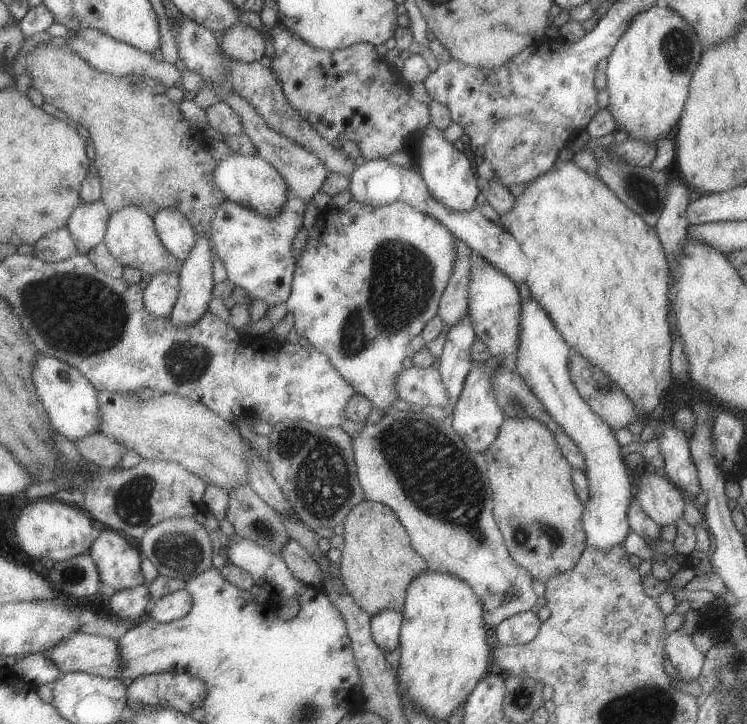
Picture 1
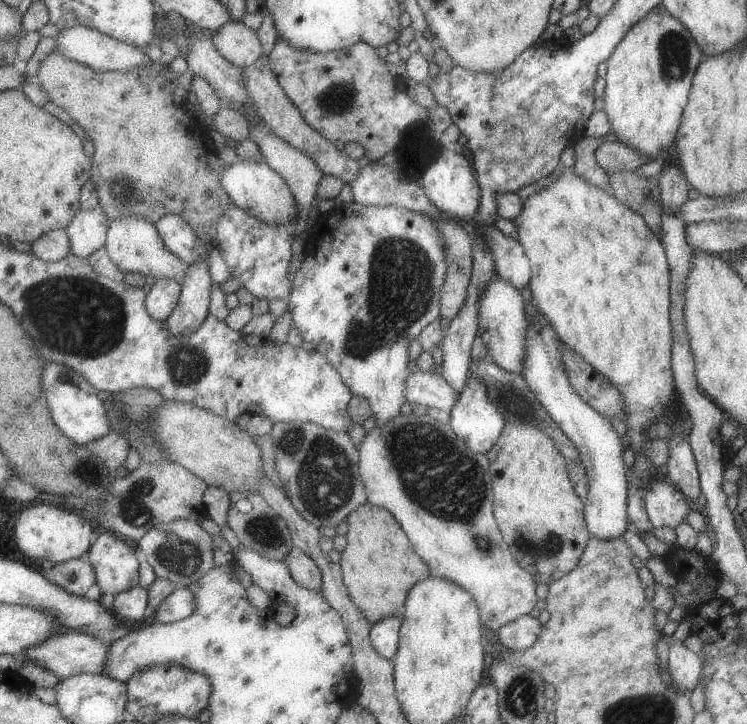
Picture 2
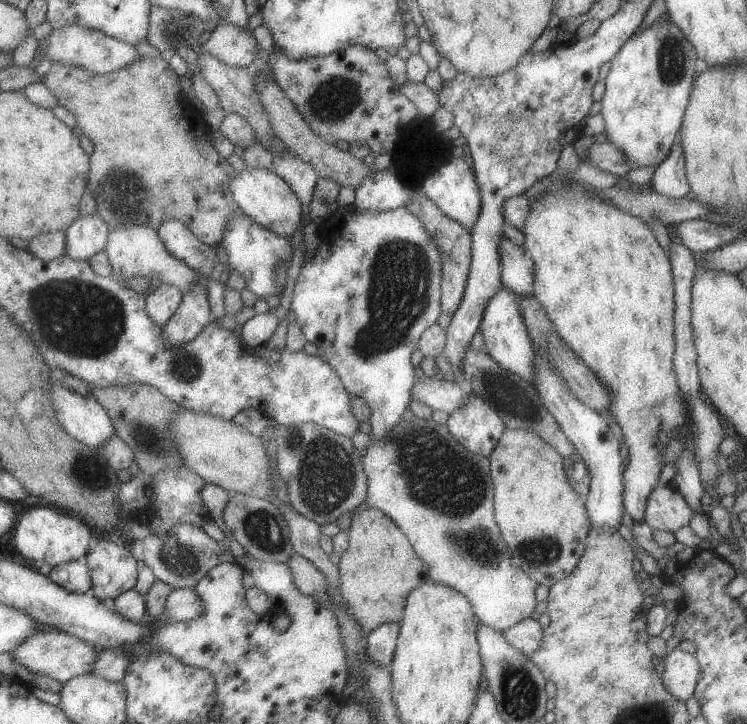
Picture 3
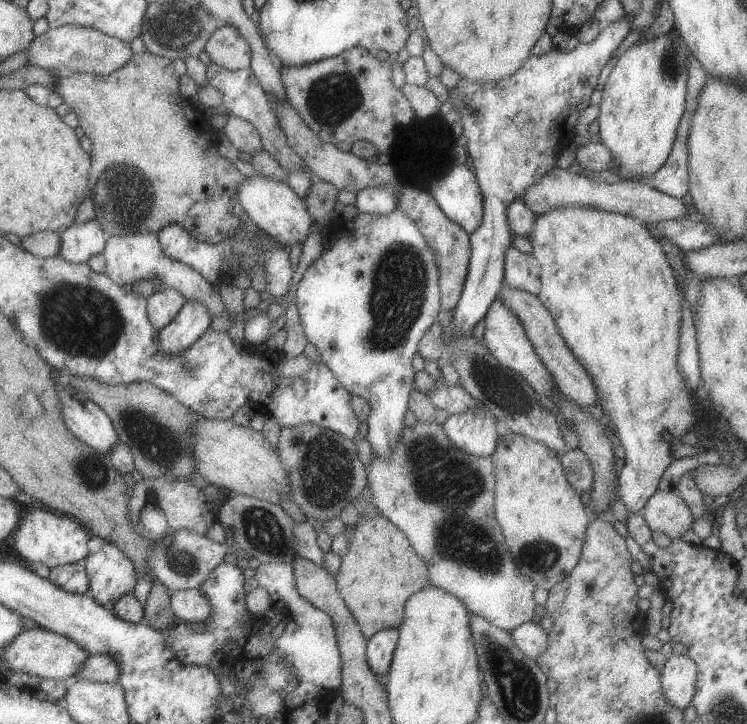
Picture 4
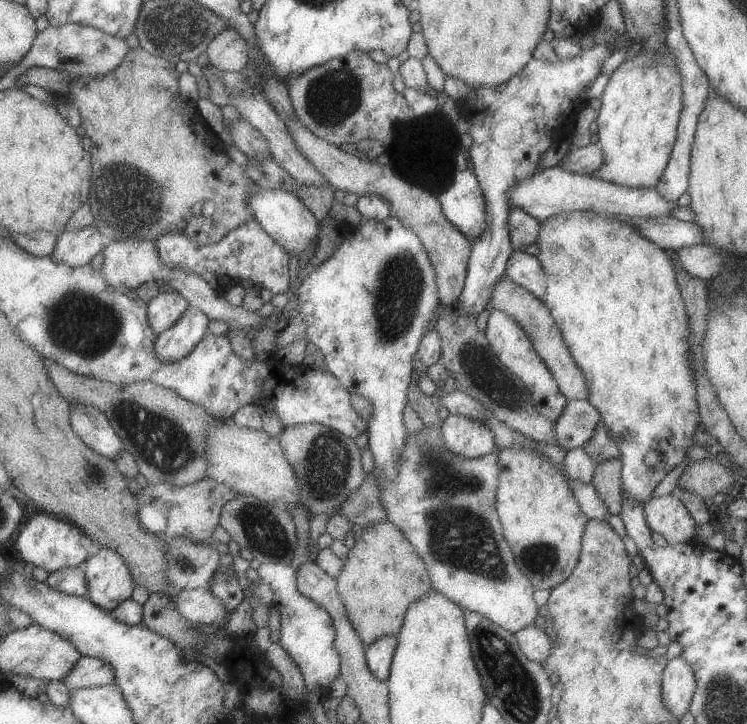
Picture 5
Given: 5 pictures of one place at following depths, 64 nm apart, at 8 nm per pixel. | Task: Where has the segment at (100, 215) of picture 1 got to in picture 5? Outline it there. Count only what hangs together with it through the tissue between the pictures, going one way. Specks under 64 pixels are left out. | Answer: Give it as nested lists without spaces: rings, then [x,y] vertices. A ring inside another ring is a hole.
[[[85,226],[71,232],[65,230],[57,238],[55,250],[51,252],[51,260],[77,268],[89,264],[97,252],[103,252],[105,244],[107,240],[99,234],[95,226]]]

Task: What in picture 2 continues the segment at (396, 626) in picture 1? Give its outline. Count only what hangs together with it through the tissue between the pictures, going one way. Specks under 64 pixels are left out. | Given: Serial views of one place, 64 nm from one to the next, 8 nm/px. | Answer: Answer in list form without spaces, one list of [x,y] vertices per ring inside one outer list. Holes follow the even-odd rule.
[[[385,618],[371,626],[369,642],[371,648],[375,648],[375,652],[381,658],[393,660],[399,644],[399,628],[401,628],[401,618]]]

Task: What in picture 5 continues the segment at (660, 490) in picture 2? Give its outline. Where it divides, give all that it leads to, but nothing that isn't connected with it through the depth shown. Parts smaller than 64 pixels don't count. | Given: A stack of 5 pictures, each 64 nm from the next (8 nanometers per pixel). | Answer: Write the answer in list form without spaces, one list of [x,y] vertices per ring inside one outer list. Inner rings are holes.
[[[677,494],[653,496],[643,504],[643,516],[647,526],[653,532],[661,534],[669,546],[691,542],[691,538],[697,538],[695,520],[677,498]]]

